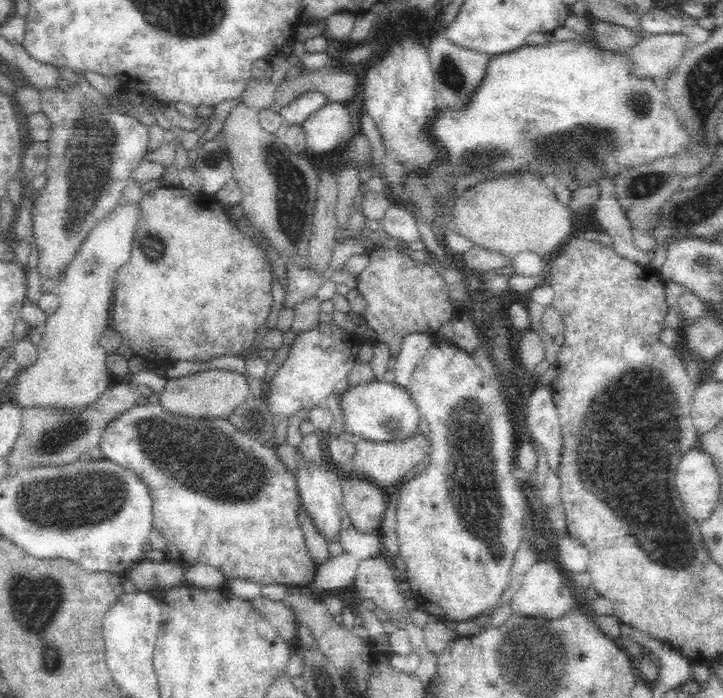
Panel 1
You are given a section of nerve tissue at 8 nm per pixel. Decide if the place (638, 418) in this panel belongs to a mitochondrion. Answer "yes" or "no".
yes

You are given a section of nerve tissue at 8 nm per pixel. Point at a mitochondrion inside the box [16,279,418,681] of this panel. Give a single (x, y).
(195, 458)

